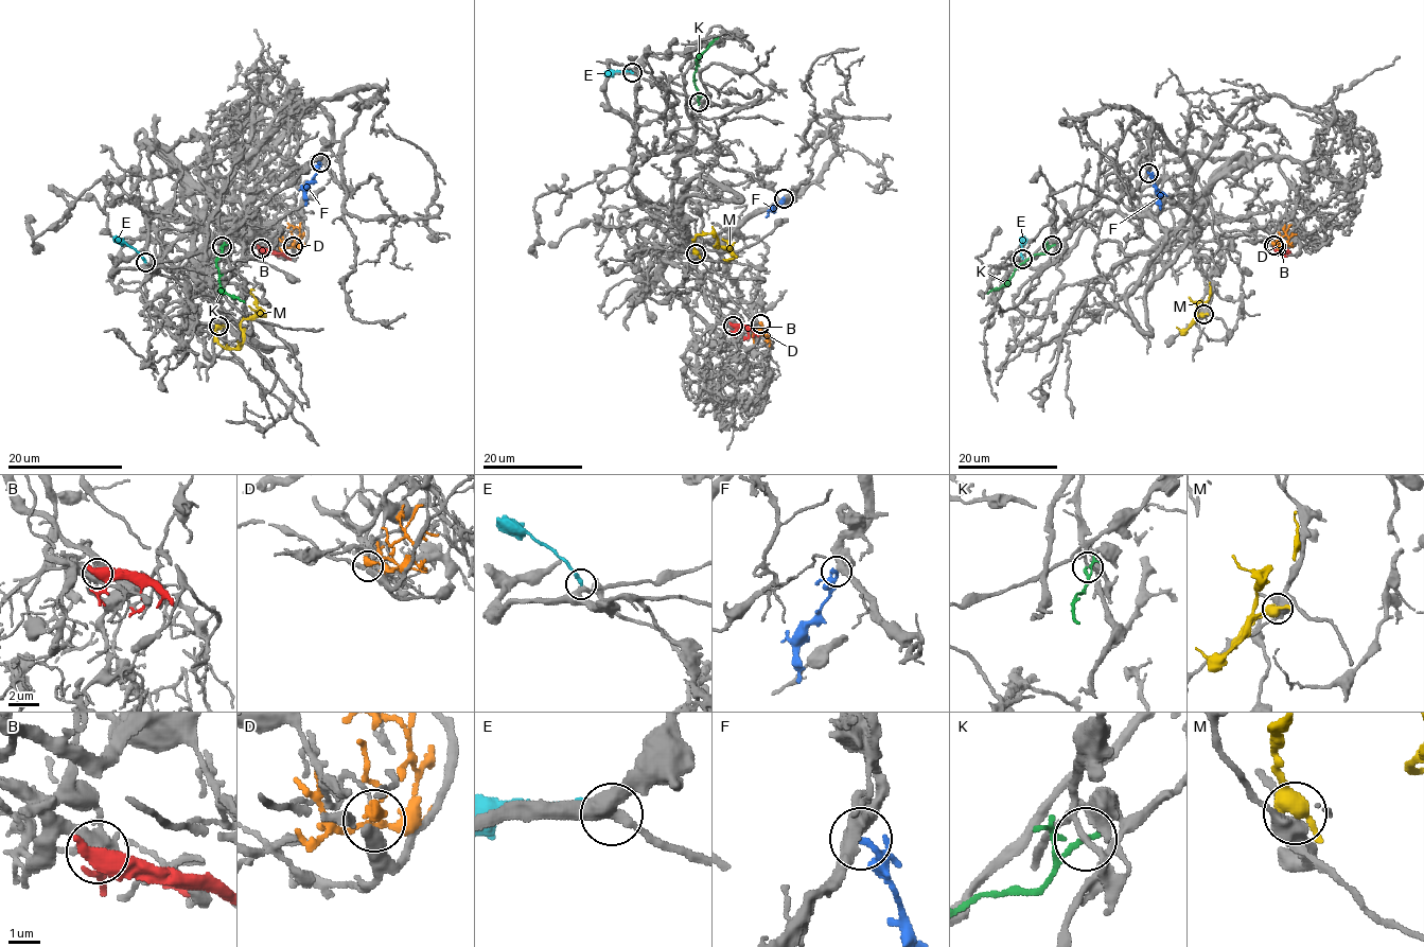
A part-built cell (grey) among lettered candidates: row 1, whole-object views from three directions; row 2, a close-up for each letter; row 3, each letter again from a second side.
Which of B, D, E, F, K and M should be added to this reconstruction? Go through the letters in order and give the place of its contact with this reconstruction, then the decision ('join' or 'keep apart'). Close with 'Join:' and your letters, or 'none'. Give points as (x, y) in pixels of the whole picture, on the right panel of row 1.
B: meets grey at (1276, 246); keep apart
D: meets grey at (1273, 245); keep apart
E: meets grey at (1022, 259); join
F: meets grey at (1148, 173); keep apart
K: meets grey at (1052, 245); keep apart
M: meets grey at (1203, 314); keep apart
Join: E

